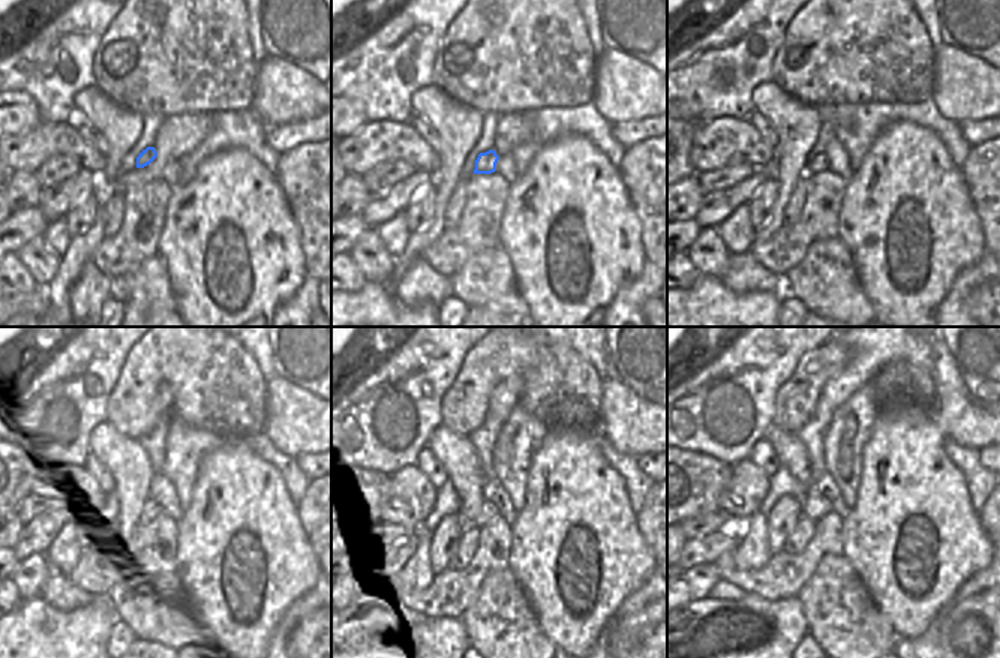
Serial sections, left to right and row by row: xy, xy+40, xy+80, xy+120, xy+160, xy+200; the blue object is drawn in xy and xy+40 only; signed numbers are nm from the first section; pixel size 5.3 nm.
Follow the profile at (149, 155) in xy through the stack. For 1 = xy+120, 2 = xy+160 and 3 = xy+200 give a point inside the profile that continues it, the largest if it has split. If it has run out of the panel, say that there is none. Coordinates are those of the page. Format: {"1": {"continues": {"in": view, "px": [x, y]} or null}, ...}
{"1": {"continues": {"in": "xy+120", "px": [150, 510]}}, "2": {"continues": {"in": "xy+160", "px": [488, 511]}}, "3": {"continues": {"in": "xy+200", "px": [814, 505]}}}

